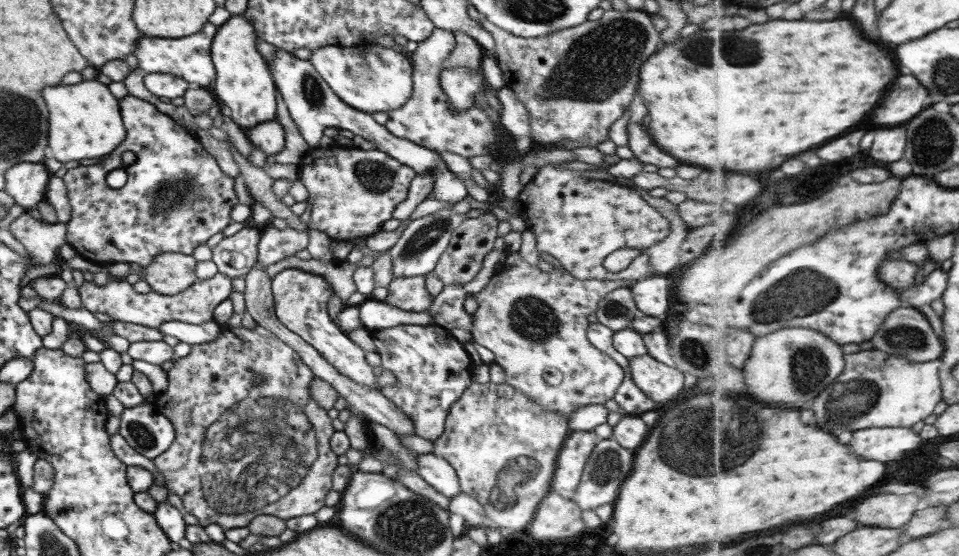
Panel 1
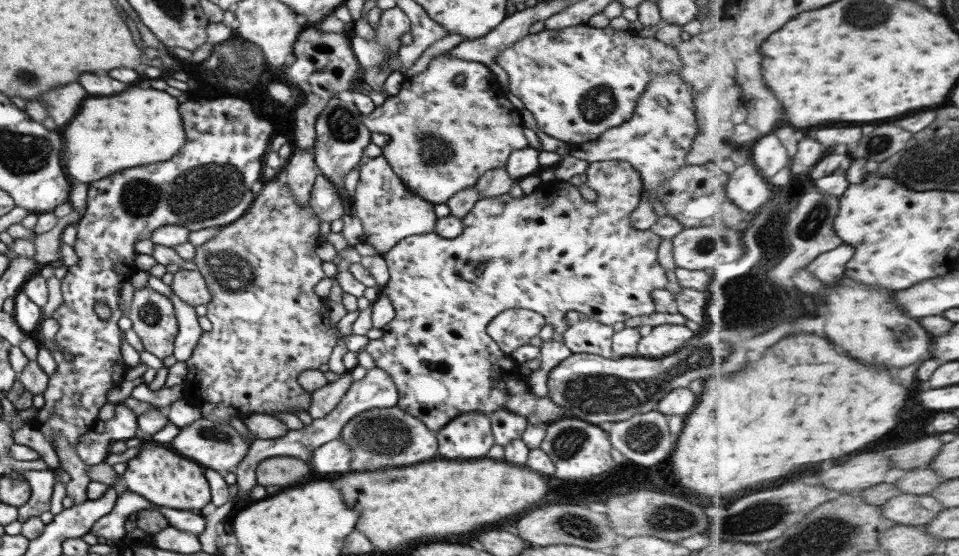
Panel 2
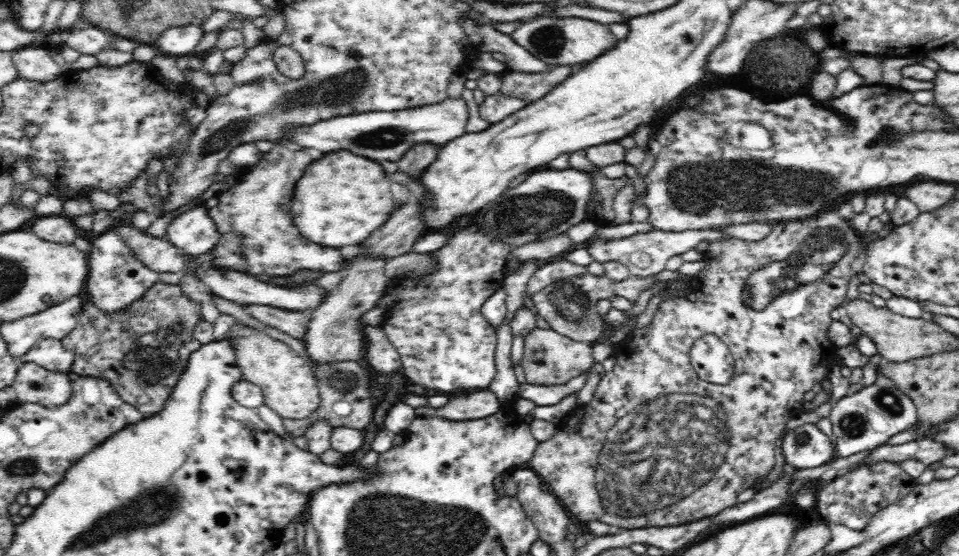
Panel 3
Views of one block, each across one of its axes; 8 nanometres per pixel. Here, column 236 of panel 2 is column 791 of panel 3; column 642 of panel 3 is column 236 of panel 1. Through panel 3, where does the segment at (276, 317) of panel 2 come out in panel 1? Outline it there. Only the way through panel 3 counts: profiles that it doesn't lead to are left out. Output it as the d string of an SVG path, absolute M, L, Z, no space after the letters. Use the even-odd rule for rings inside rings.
M225 324L221 326L220 333L214 340L193 344L190 354L174 360L172 368L167 370L169 385L161 394L155 394L153 405L160 414L170 419L175 428L175 439L170 448L153 458L153 461L165 478L166 488L172 494L180 496L185 510L192 516L196 516L202 527L217 524L225 532L235 527L247 527L254 517L261 514L274 515L286 521L300 515L314 514L324 506L326 494L333 490L332 477L339 464L338 455L330 447L330 438L335 432L332 419L328 417L327 410L322 408L310 394L310 385L315 377L310 367L302 362L300 355L291 346L282 342L270 330L258 325L252 330L246 330L246 328L232 328ZM257 376L261 376L262 379L259 384L254 383Z

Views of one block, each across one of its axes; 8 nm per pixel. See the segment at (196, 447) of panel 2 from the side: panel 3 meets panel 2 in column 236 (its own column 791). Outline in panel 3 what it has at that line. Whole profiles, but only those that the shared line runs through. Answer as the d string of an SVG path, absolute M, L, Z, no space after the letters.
M805 423L783 434L779 442L785 462L801 468L816 468L836 458L832 436L822 433L816 424Z

